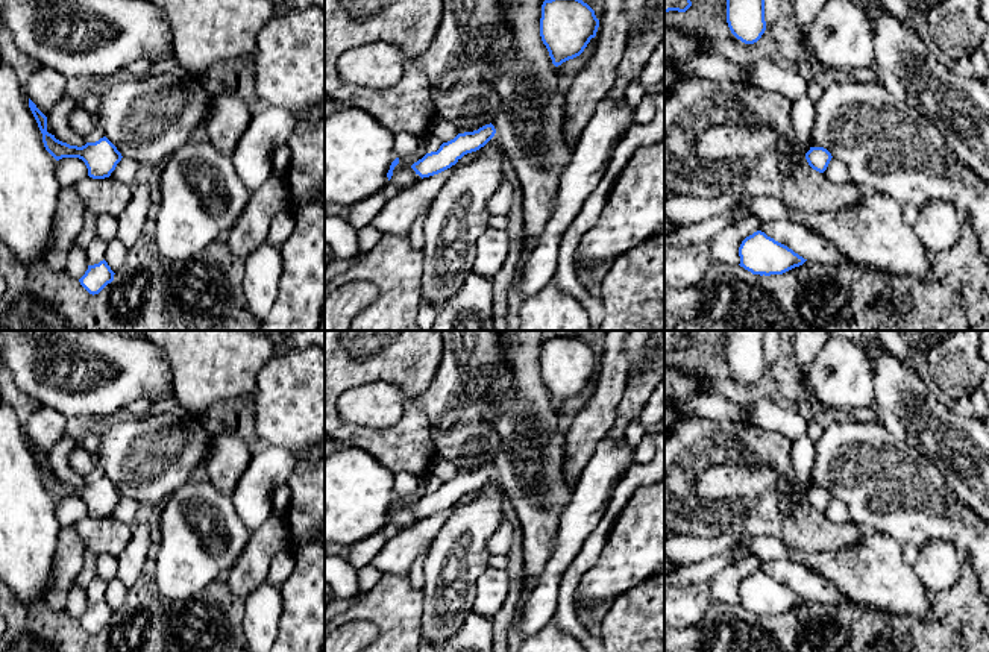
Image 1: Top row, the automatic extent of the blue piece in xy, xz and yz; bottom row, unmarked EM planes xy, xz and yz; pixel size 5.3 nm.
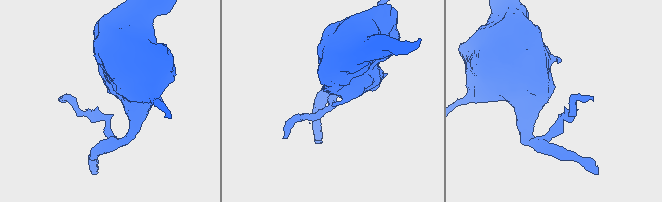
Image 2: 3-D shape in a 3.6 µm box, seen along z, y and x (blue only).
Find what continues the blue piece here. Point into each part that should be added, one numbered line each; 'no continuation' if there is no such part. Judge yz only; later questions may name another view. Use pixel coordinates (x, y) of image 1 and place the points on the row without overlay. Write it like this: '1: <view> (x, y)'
no continuation

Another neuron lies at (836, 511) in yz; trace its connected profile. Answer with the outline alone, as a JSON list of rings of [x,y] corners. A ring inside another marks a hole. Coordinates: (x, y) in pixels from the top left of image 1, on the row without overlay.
[[[831,497],[827,509],[824,511],[825,517],[834,523],[846,523],[849,522],[849,513],[848,513],[848,508],[846,505],[836,499],[836,497]]]

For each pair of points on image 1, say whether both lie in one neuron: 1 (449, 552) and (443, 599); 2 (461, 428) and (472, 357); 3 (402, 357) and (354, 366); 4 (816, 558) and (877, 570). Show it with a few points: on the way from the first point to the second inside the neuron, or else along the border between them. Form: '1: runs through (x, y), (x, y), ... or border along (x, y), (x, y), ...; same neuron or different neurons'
1: runs through (449, 564), (449, 587); same neuron
2: runs through (461, 410), (461, 393), (472, 375); same neuron
3: runs through (390, 357), (366, 357); same neuron
4: runs through (832, 566), (862, 570); same neuron

